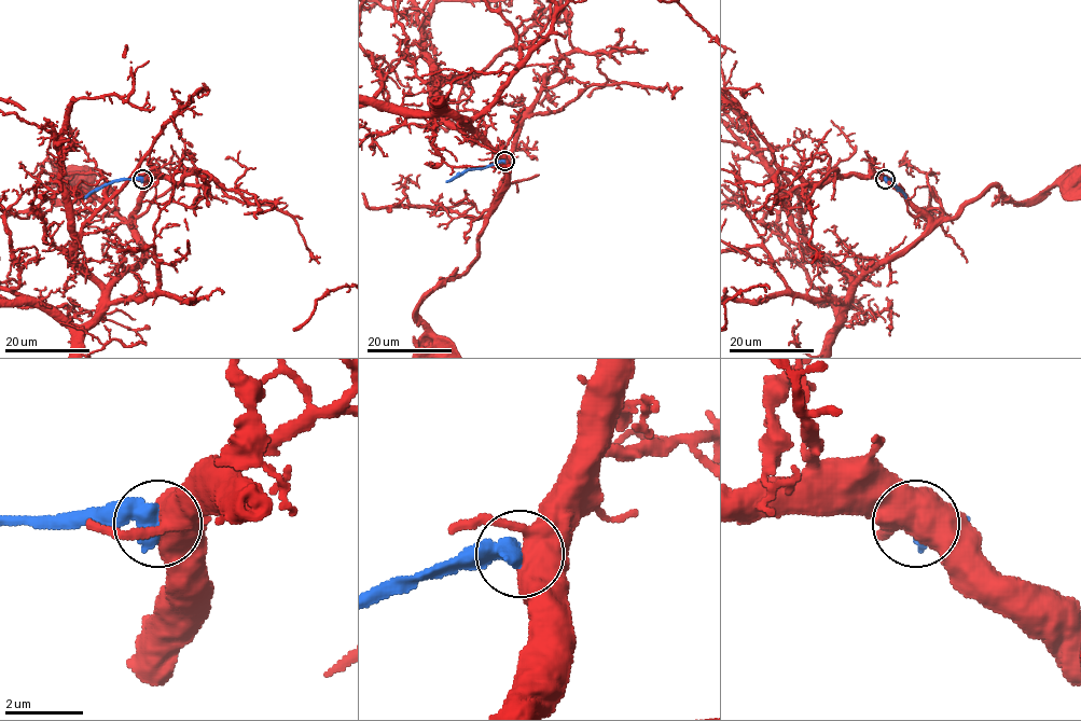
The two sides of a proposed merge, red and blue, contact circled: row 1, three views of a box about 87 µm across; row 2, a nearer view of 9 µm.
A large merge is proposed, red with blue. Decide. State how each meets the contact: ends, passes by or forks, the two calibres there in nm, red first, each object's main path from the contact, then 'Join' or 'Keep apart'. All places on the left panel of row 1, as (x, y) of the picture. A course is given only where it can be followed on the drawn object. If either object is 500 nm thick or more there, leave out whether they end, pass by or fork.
Thickness 550 nm (red) against 550 nm. Course of red: (142, 179), (144, 194), (125, 220), (105, 185), (59, 200), (55, 196), (74, 177). Course of blue: (143, 179), (105, 183), (84, 197). Keep apart

